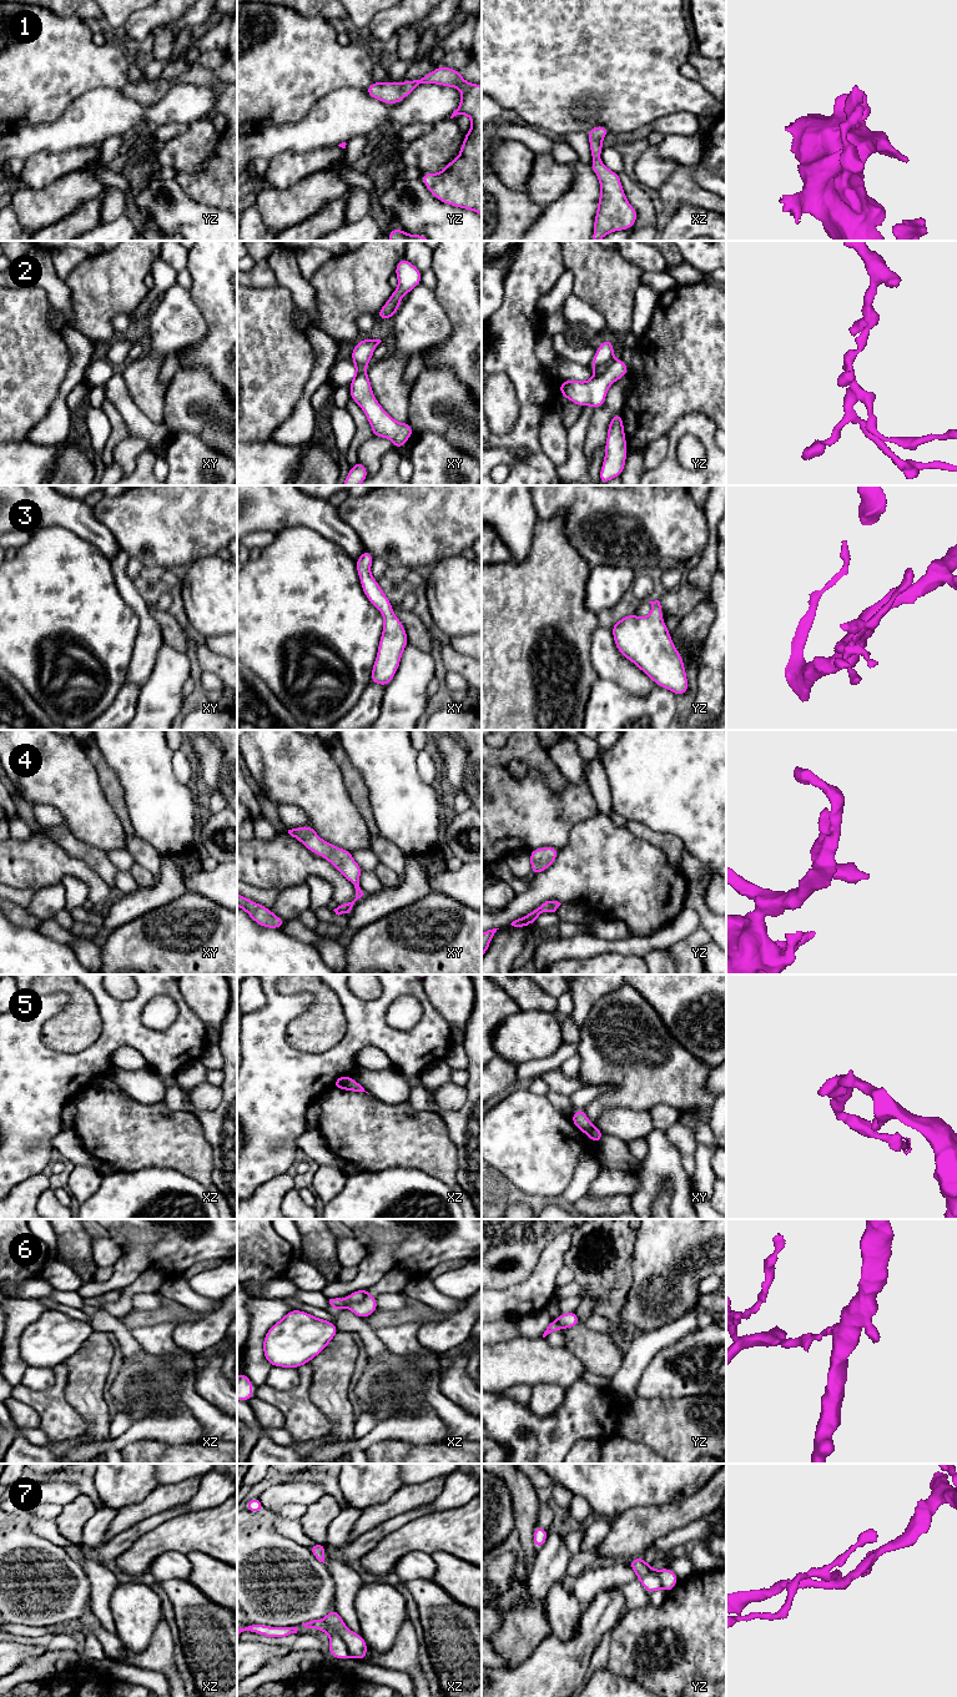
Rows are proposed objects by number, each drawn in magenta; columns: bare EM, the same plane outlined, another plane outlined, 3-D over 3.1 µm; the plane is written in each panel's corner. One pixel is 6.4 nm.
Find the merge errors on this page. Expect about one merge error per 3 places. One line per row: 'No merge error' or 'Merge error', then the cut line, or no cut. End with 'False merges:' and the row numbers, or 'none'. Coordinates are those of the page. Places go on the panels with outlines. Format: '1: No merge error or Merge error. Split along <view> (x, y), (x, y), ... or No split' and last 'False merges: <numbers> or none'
1: No merge error. No split
2: No merge error. No split
3: No merge error. No split
4: No merge error. No split
5: Merge error. Split along xz (348, 1077), (340, 1088)
6: Merge error. Split along xz (368, 1292), (361, 1300), (352, 1302), (347, 1307)
7: Merge error. Split along xz (332, 1631), (340, 1636), (351, 1656)
False merges: 5, 6, 7

